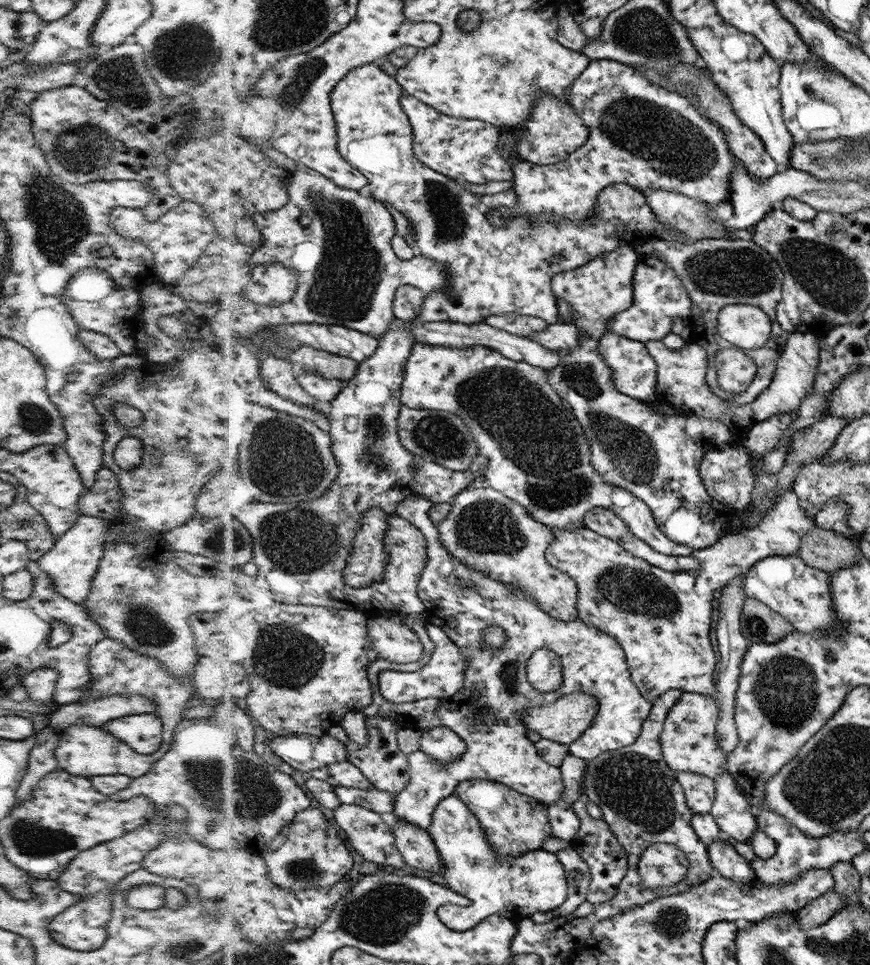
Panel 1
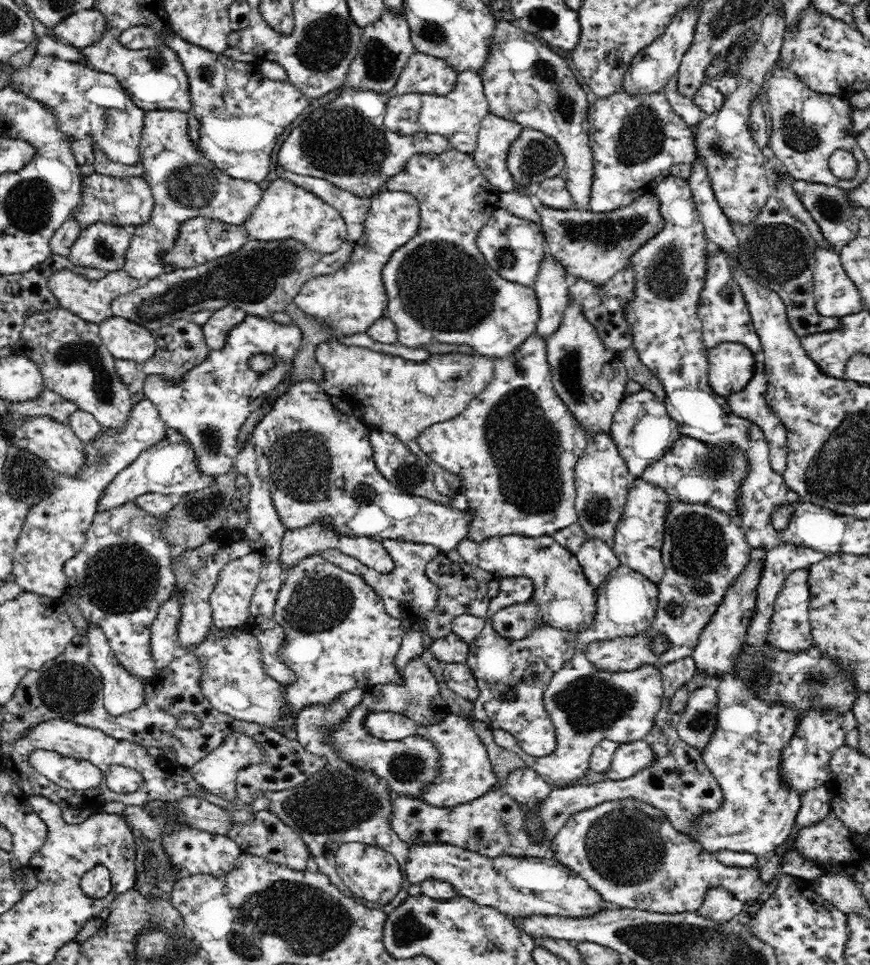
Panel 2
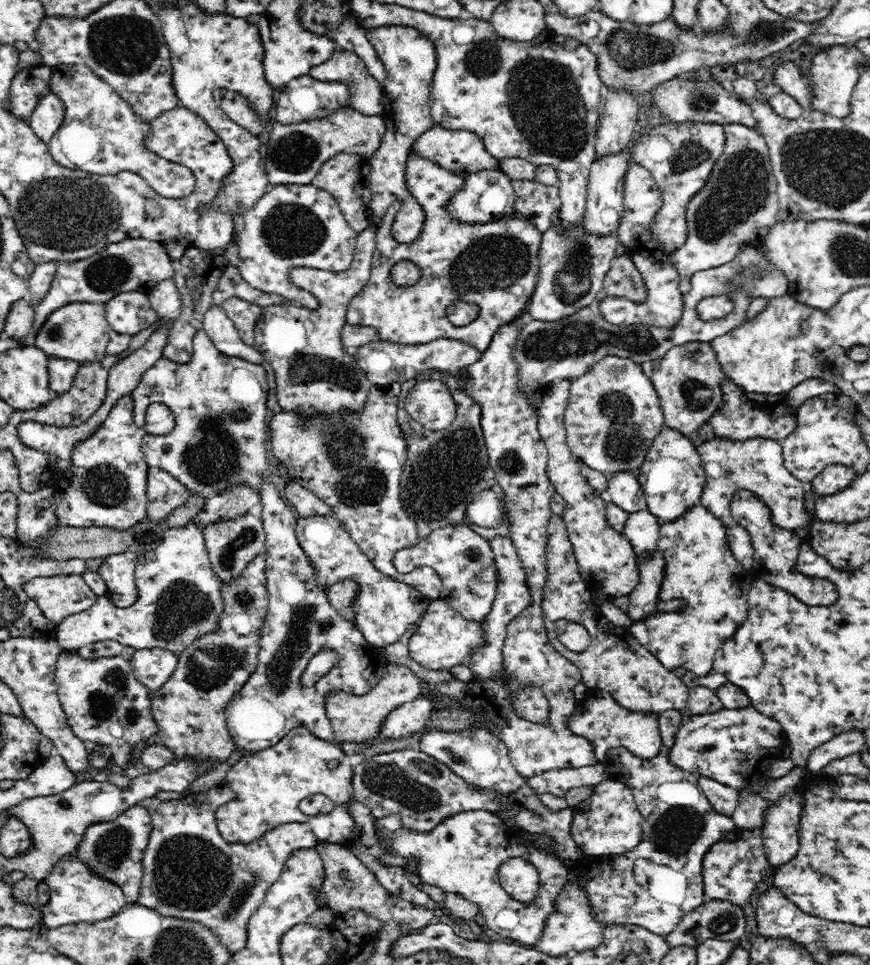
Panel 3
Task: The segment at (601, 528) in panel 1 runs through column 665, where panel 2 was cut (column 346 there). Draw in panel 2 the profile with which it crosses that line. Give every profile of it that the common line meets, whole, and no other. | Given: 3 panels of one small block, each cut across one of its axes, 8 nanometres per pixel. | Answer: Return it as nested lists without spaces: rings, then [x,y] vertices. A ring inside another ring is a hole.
[[[382,539],[381,542],[395,562],[395,569],[388,574],[382,574],[338,549],[321,551],[320,554],[328,562],[341,566],[344,570],[351,571],[352,574],[360,575],[368,586],[372,587],[376,594],[383,599],[388,614],[406,617],[412,622],[418,618],[427,617],[437,604],[439,591],[438,587],[431,584],[430,579],[426,576],[426,565],[440,553],[440,550],[429,544],[406,542],[400,539]]]

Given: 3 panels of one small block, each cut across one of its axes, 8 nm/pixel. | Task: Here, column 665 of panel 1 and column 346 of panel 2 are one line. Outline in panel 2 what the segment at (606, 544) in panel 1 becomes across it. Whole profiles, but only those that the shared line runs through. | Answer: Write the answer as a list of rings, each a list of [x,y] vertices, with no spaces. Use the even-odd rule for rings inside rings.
[[[321,554],[312,555],[297,562],[295,565],[289,564],[289,567],[283,574],[283,584],[278,592],[275,603],[275,620],[281,629],[285,633],[285,641],[281,644],[280,650],[277,651],[277,657],[280,661],[289,668],[293,673],[293,681],[291,683],[281,684],[281,692],[285,698],[285,706],[281,707],[281,714],[278,717],[282,718],[282,726],[277,728],[276,731],[285,735],[287,738],[291,738],[295,733],[295,722],[298,719],[300,710],[304,708],[310,708],[312,705],[321,705],[321,708],[330,708],[332,704],[348,690],[355,688],[366,689],[374,685],[383,685],[384,683],[392,683],[394,680],[401,678],[400,670],[397,670],[394,665],[394,658],[398,654],[401,642],[404,637],[407,637],[411,632],[412,621],[406,617],[392,616],[388,614],[387,608],[384,605],[383,599],[373,590],[372,587],[364,581],[364,579],[357,574],[352,574],[351,571],[344,570],[343,567],[328,562]]]

